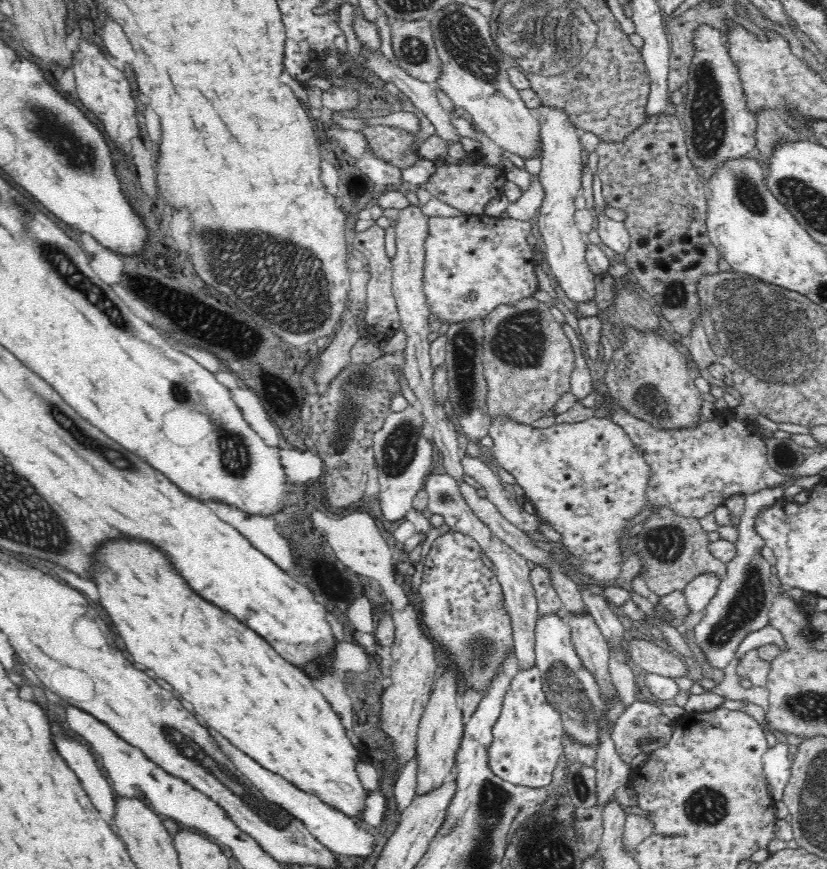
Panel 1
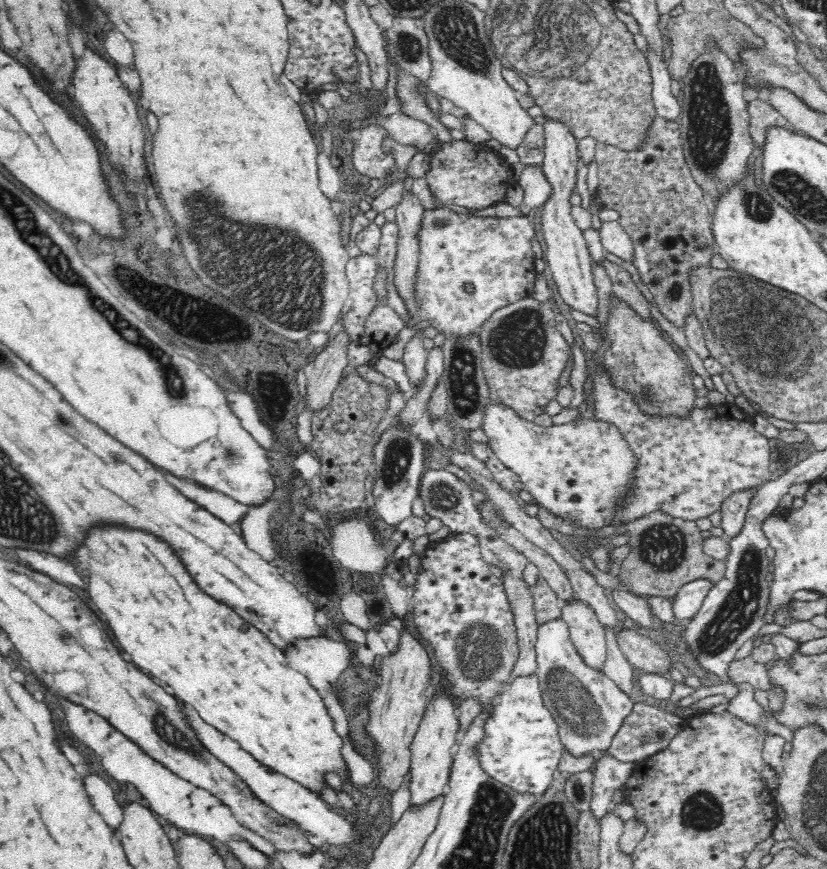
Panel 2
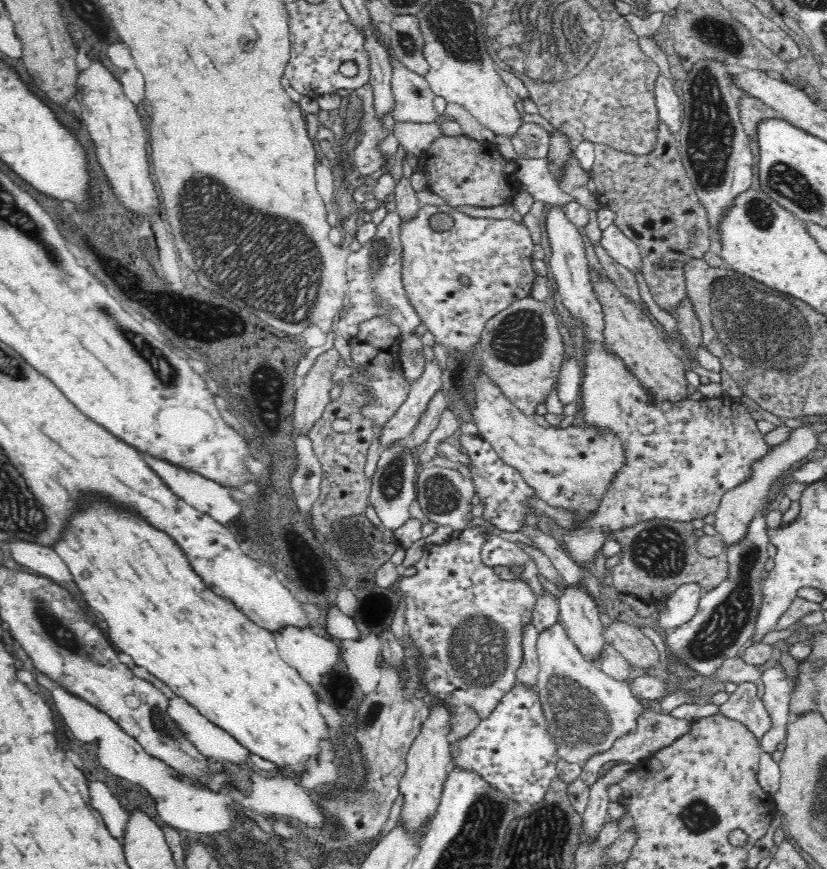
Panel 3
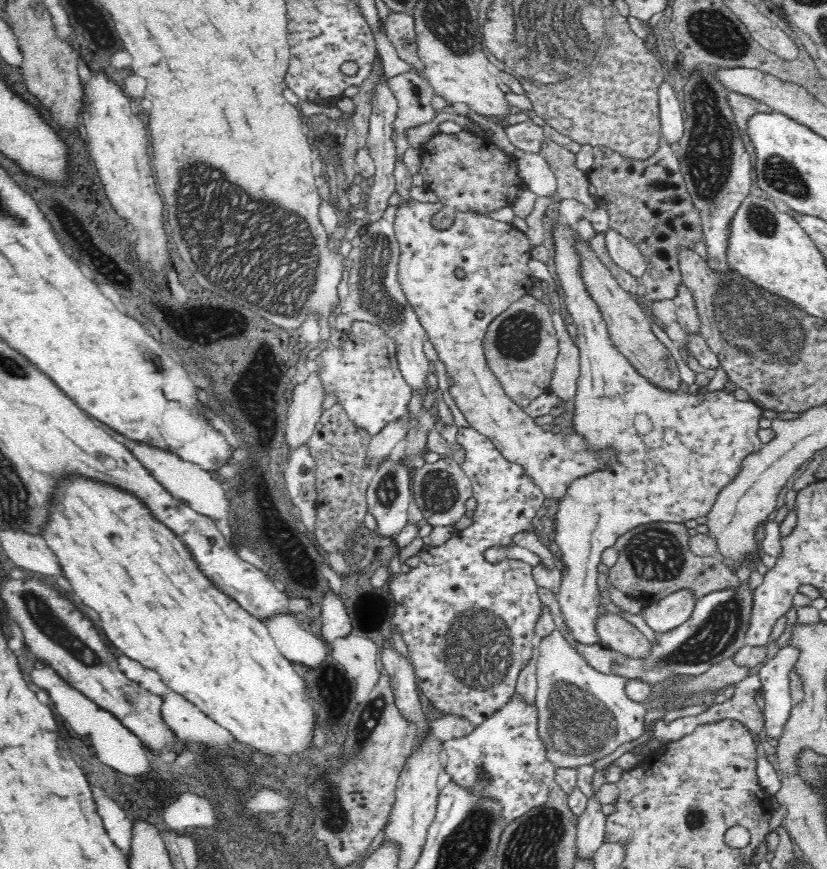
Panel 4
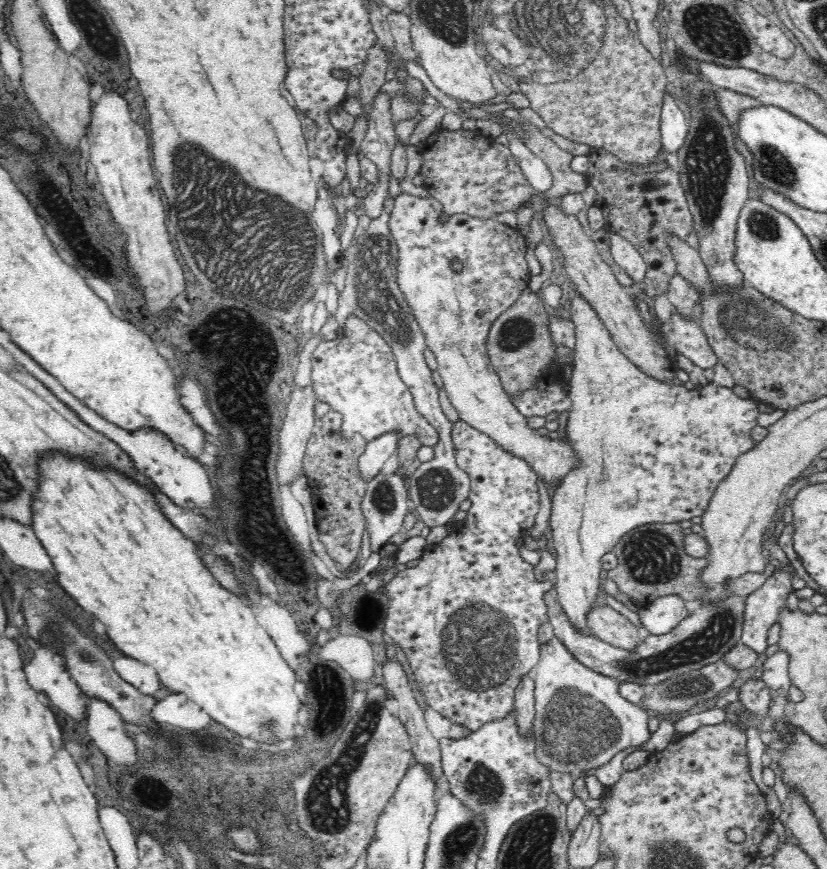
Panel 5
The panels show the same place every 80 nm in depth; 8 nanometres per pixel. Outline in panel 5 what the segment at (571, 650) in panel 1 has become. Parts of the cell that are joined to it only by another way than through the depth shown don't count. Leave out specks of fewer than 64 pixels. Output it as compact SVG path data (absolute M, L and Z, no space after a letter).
M552 635L540 645L539 661L533 670L535 718L533 734L538 759L554 771L577 773L600 768L628 747L642 747L651 738L649 718L651 714L638 703L620 695L620 679L600 674L580 662L564 645L558 635Z

